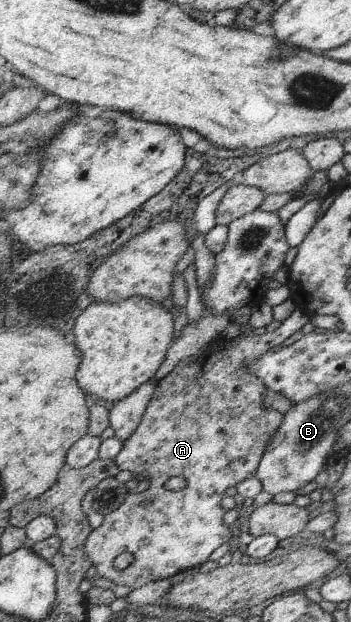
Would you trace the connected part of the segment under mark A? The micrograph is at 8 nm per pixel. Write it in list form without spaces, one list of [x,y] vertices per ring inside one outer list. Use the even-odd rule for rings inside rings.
[[[296,306],[294,312],[274,332],[261,335],[252,332],[248,336],[234,337],[231,340],[217,338],[216,347],[208,345],[204,356],[180,362],[162,382],[156,384],[156,390],[145,406],[136,430],[124,442],[120,453],[113,460],[120,470],[132,474],[133,484],[148,482],[150,487],[140,492],[140,496],[132,496],[126,508],[106,512],[102,524],[91,529],[85,540],[86,554],[114,584],[128,585],[135,589],[146,582],[164,580],[180,572],[196,571],[222,544],[230,542],[232,529],[224,524],[225,511],[221,505],[224,492],[243,480],[256,476],[260,460],[270,446],[272,436],[282,426],[282,415],[264,406],[267,394],[264,382],[253,371],[249,371],[248,366],[254,360],[262,358],[270,348],[280,347],[286,338],[298,332],[309,319],[309,314]],[[172,476],[182,476],[186,480],[186,486],[177,492],[167,490],[166,480],[170,480]],[[153,498],[156,500],[155,506],[150,504],[152,508],[149,510],[143,508],[142,502],[150,502]],[[124,552],[129,552],[134,560],[125,569],[118,570],[112,562],[118,554]]]

